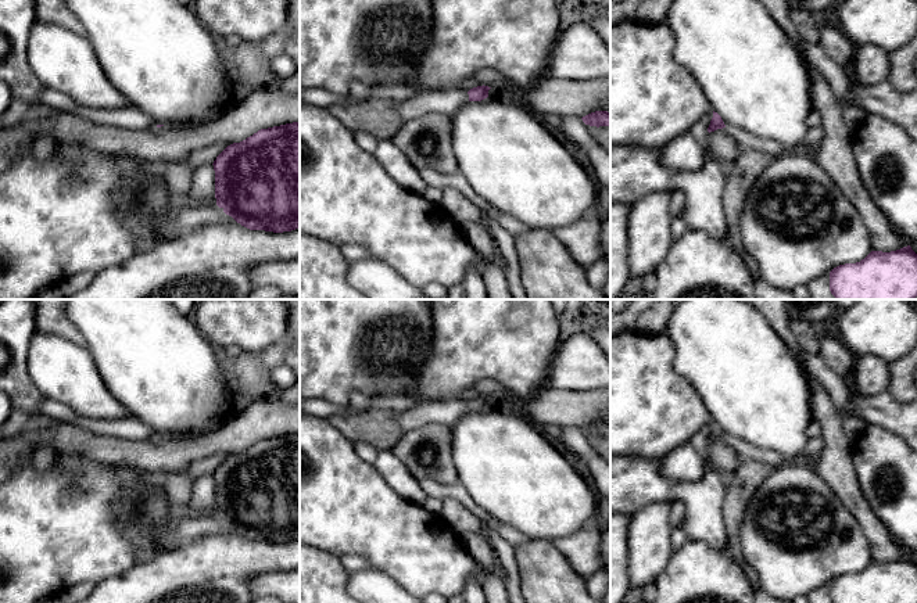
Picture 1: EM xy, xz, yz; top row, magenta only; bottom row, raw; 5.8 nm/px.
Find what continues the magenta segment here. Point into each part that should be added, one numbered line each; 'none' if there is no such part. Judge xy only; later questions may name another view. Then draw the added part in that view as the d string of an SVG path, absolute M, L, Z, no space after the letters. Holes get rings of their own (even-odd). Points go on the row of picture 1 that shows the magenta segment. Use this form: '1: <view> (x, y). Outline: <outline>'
none

